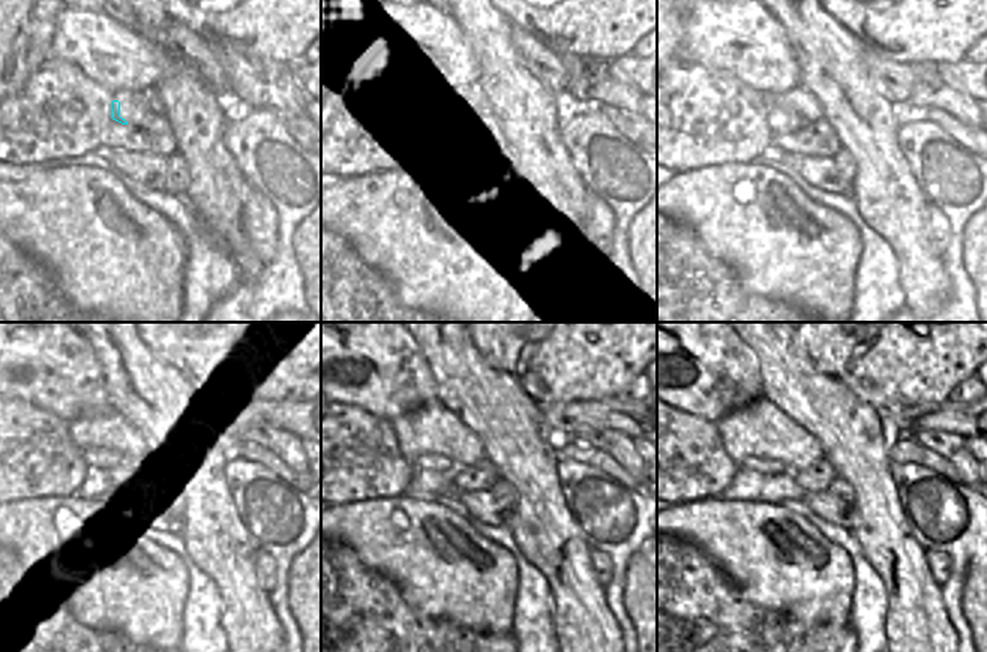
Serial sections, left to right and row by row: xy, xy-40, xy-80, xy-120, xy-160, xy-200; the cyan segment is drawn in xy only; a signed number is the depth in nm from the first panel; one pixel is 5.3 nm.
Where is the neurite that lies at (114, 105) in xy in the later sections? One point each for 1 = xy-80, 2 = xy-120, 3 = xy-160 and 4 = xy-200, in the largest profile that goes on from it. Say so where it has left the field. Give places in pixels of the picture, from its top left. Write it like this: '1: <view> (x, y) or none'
1: xy-80 (780, 120)
2: xy-120 (110, 462)
3: xy-160 (440, 463)
4: xy-200 (752, 463)

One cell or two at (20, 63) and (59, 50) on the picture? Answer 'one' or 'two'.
two

